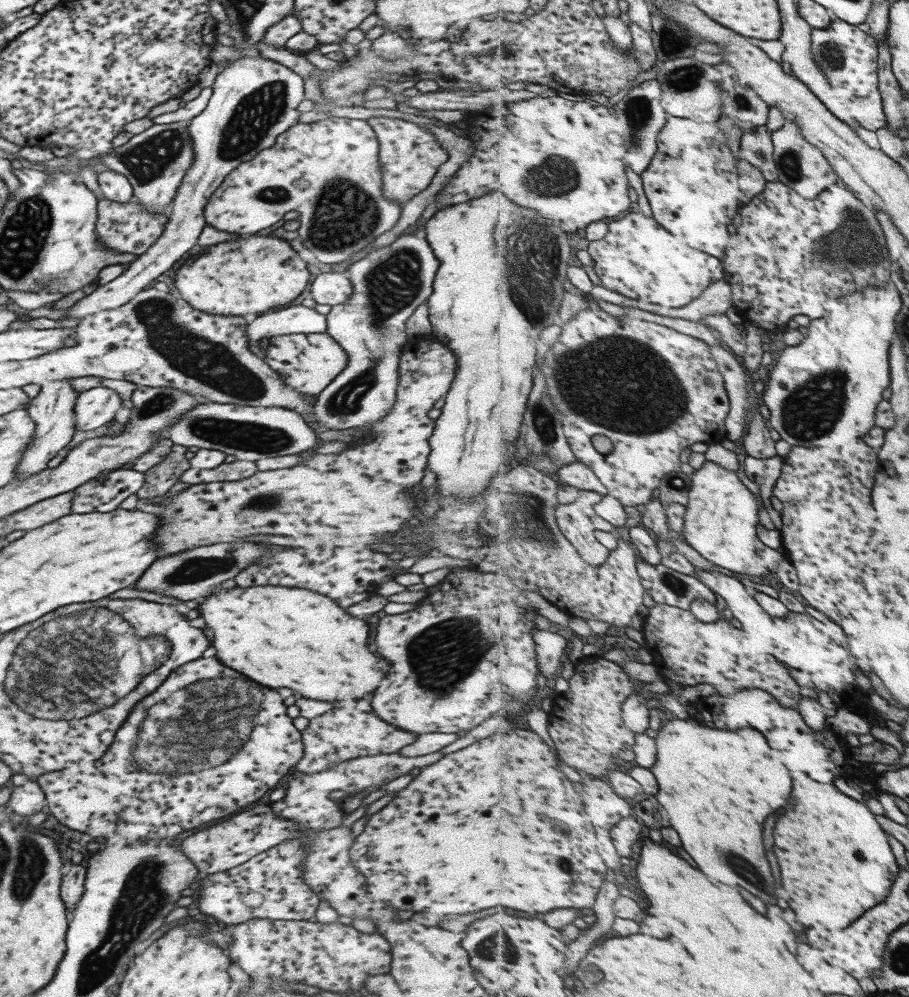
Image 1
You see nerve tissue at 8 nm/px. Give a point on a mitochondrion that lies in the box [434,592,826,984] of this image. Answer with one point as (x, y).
(740, 864)

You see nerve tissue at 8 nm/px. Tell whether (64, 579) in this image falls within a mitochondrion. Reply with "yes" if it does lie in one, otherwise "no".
no

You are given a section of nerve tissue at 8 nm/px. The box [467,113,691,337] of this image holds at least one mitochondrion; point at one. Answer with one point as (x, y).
(526, 255)

